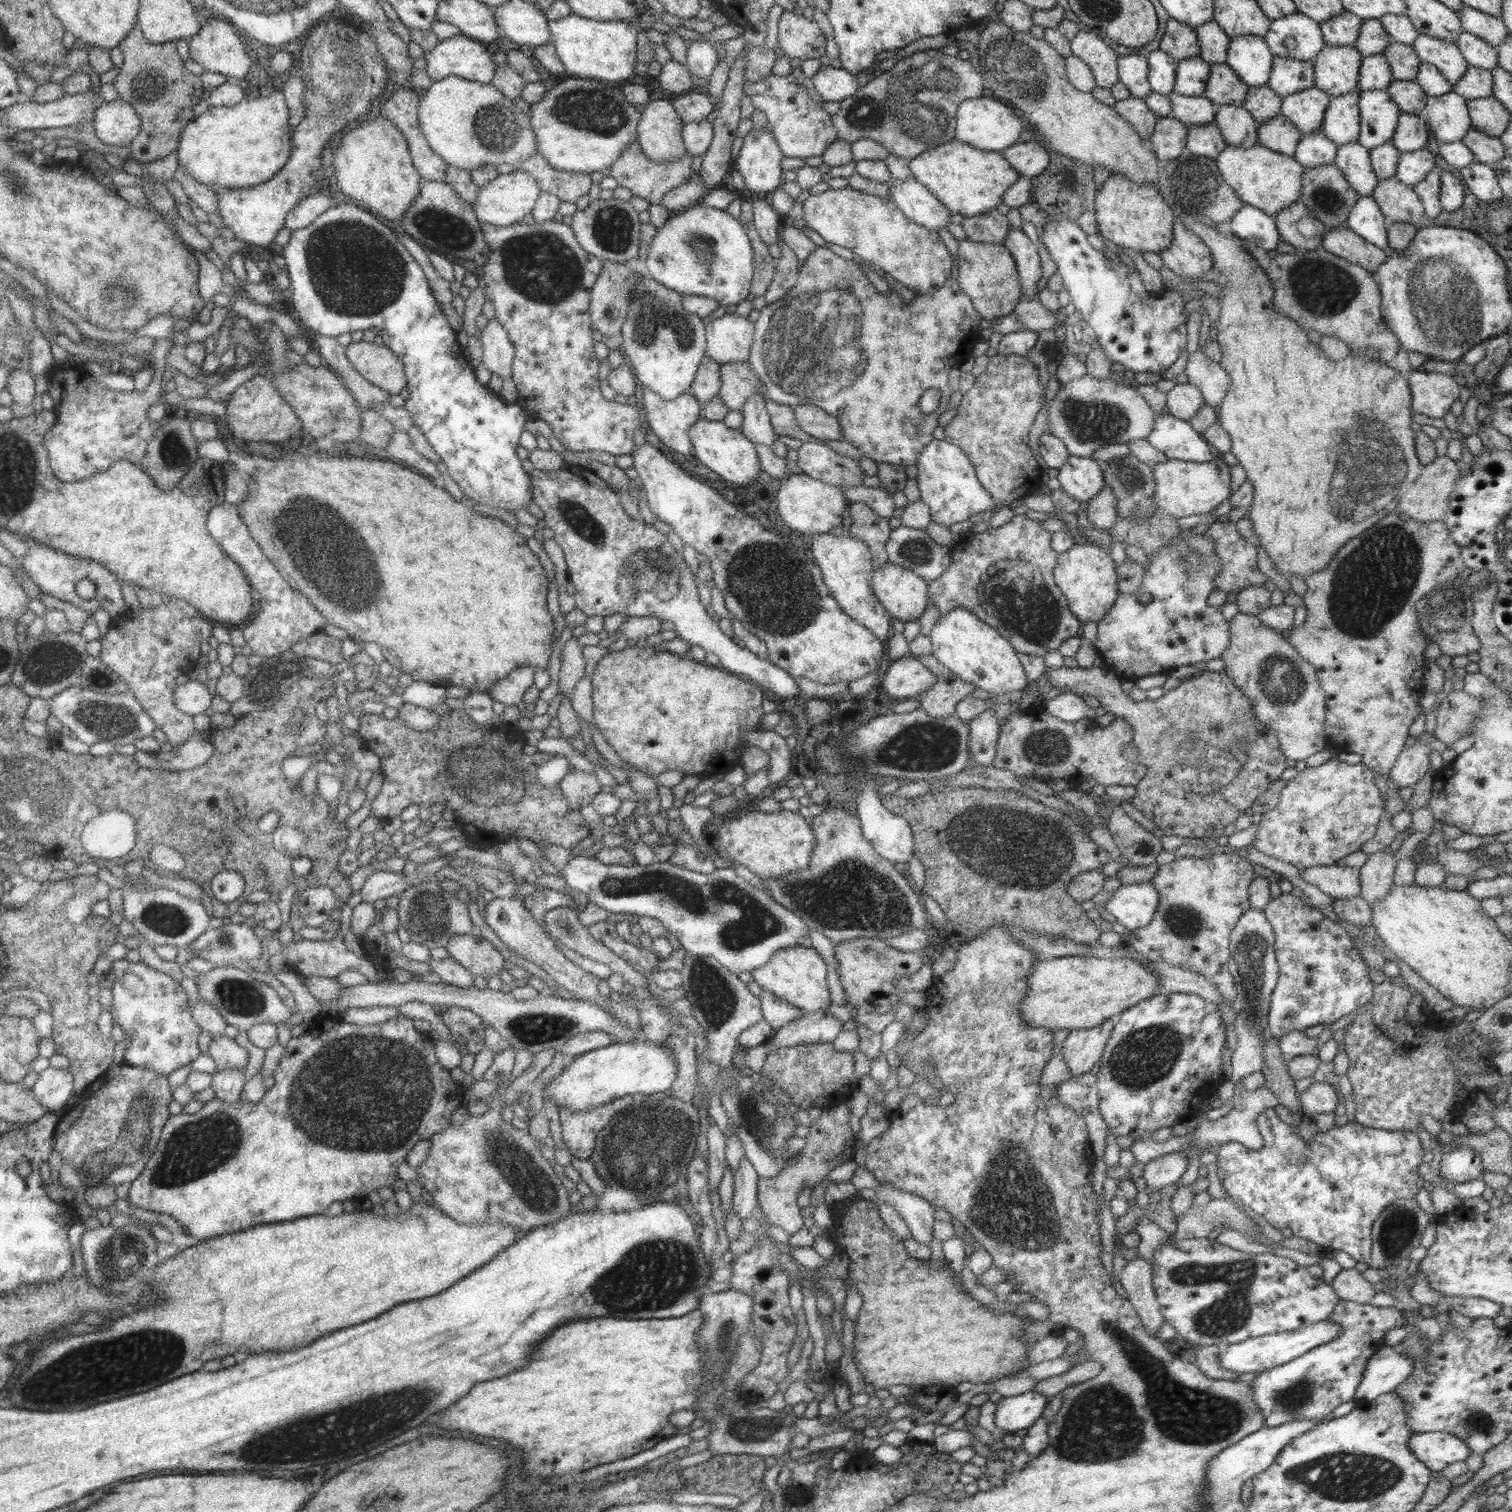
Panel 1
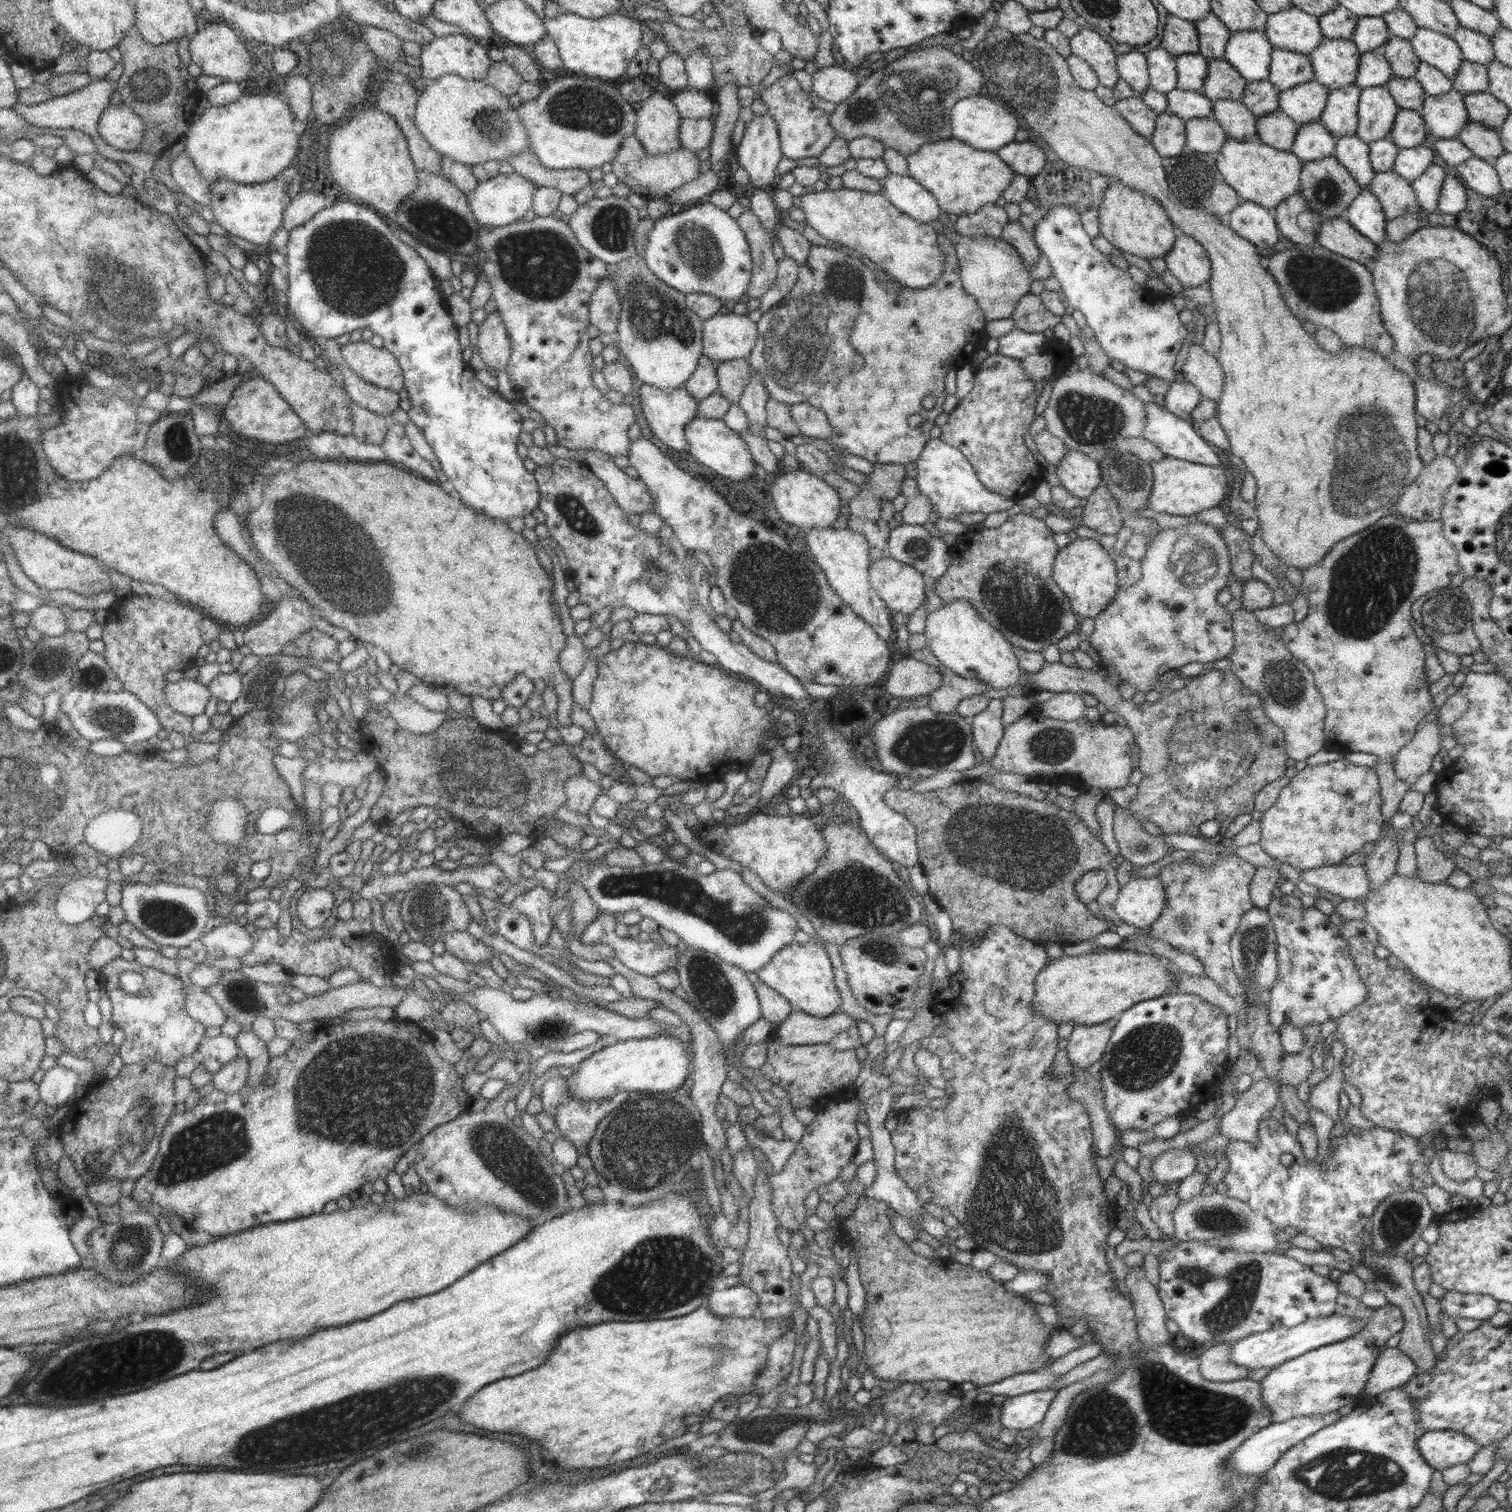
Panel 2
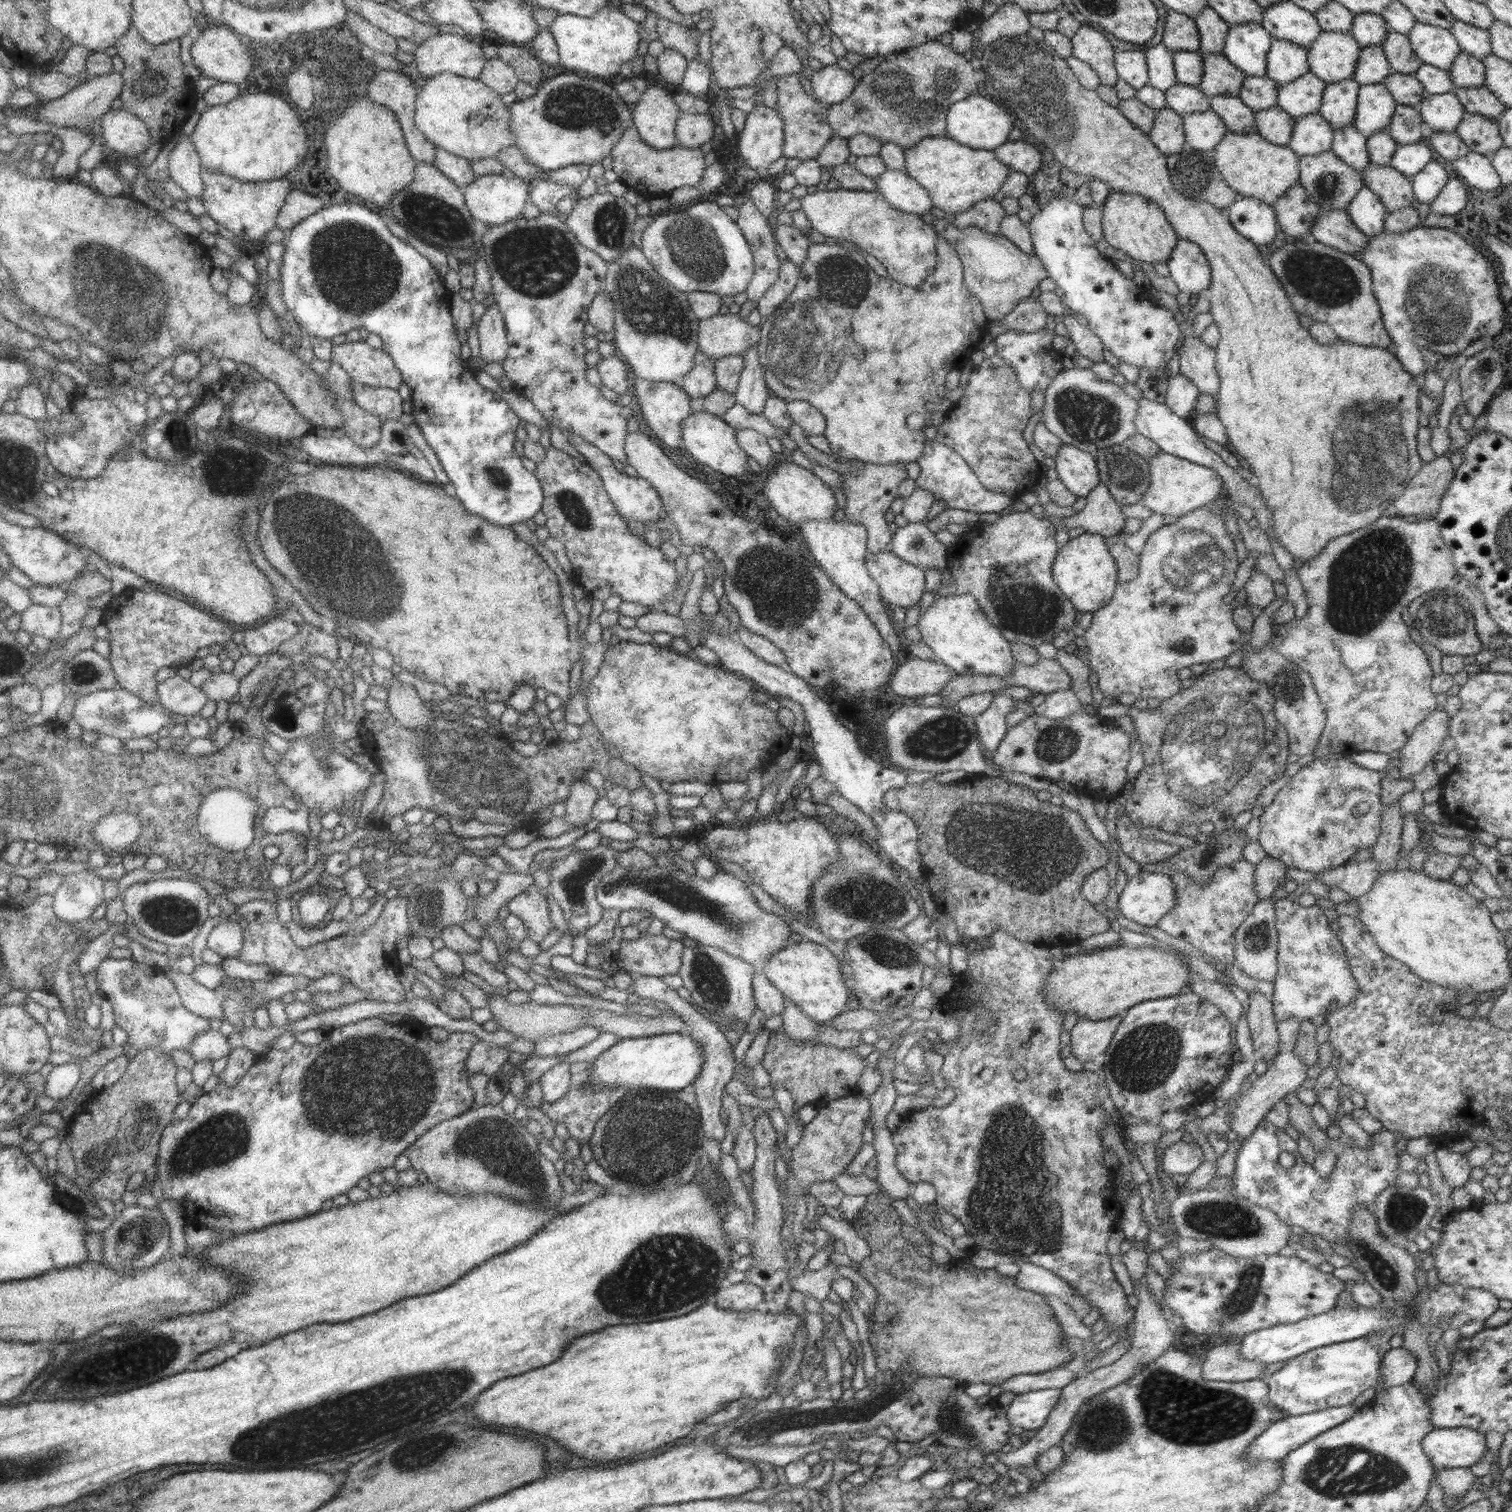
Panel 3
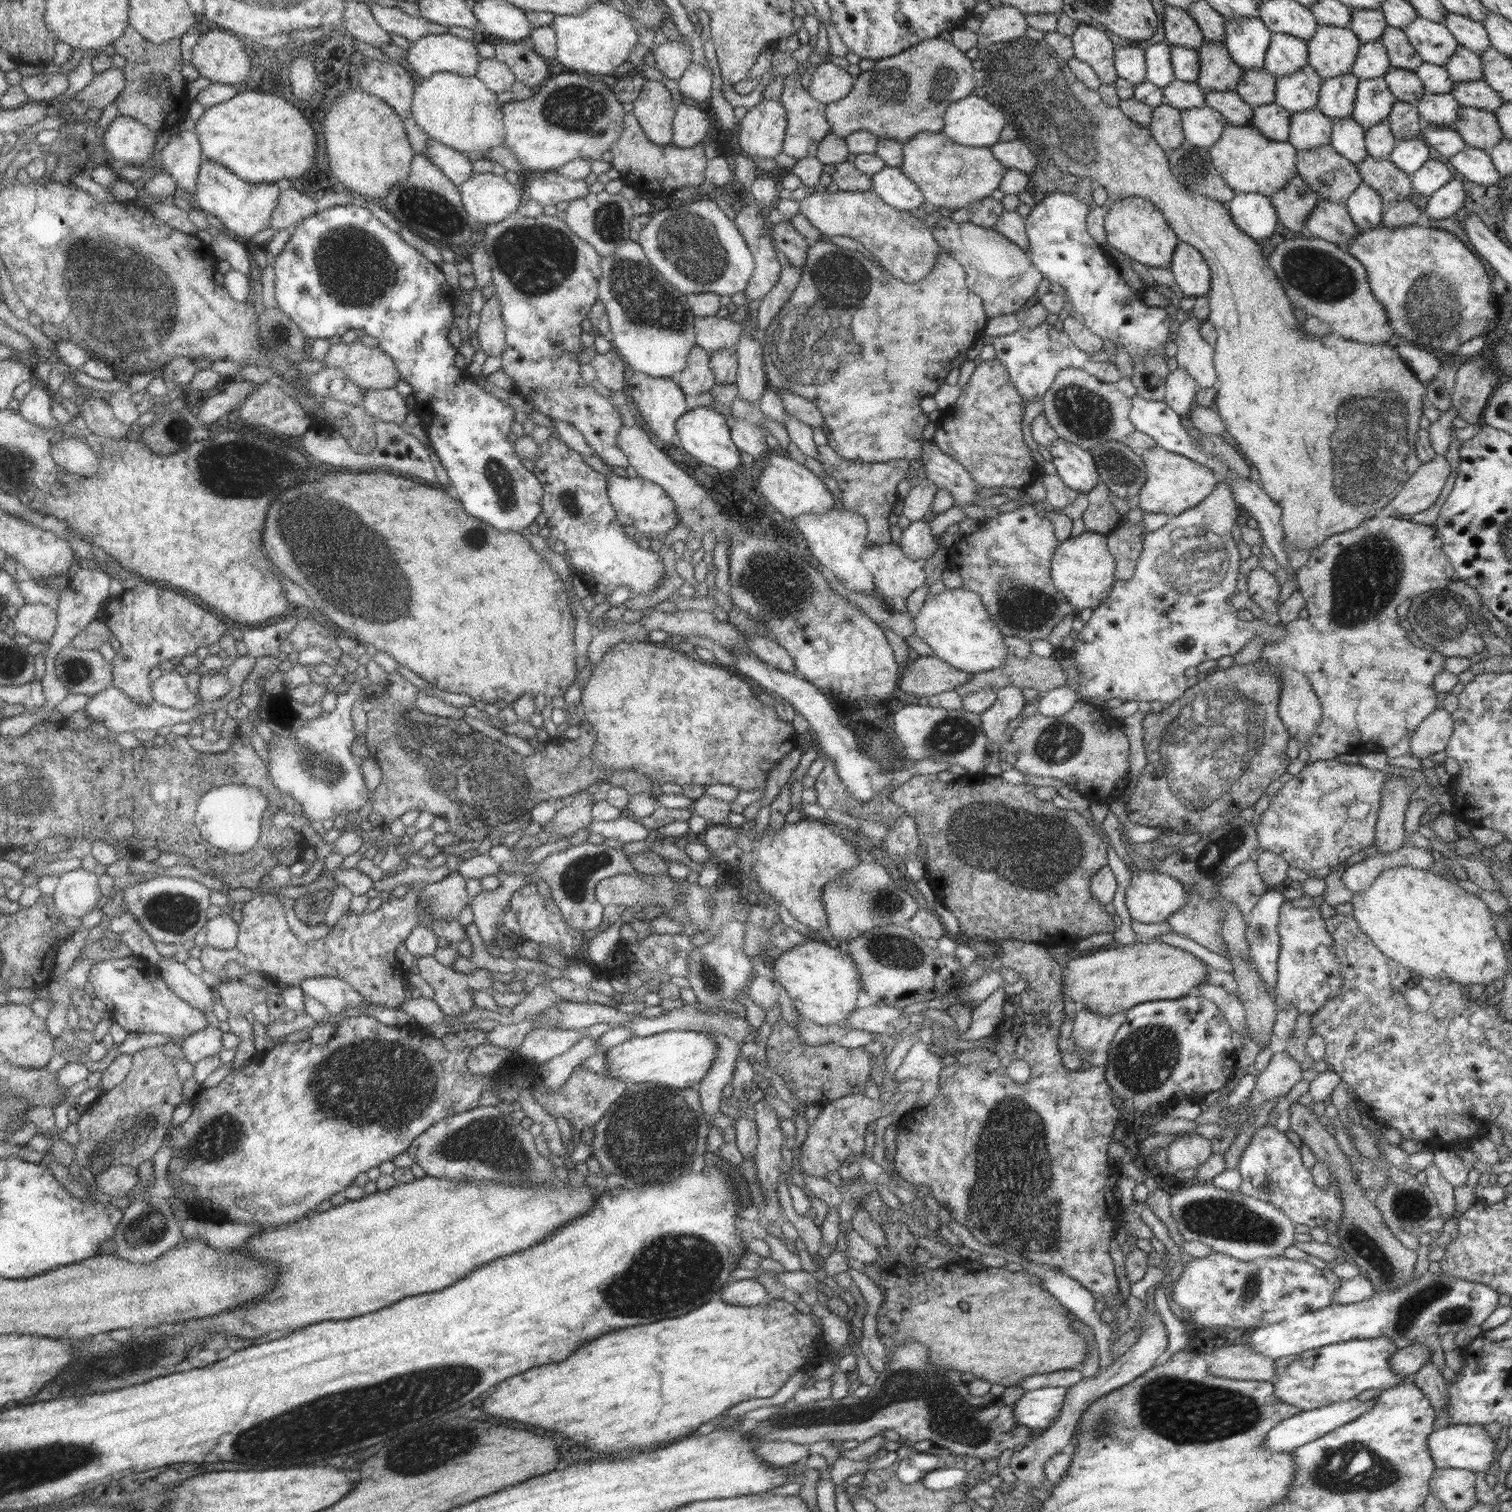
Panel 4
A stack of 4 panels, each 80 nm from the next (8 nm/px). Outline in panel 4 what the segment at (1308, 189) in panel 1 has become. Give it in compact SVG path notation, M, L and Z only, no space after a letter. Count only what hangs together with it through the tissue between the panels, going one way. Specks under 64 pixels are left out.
M1329 144L1312 148L1312 150L1299 150L1295 155L1296 174L1318 196L1318 200L1329 202L1345 202L1353 191L1362 183L1355 165L1349 163L1343 156L1337 154Z

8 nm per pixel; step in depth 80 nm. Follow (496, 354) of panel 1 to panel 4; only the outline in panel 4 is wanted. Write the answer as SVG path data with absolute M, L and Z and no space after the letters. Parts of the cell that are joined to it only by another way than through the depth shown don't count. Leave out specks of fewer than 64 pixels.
M495 295L483 303L479 315L476 336L480 345L479 350L487 356L501 356L505 349L504 321L501 316L499 299Z

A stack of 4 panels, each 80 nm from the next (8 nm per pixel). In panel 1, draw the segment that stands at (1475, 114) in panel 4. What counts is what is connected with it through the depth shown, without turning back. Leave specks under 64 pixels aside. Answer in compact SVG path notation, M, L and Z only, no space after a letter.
M1470 127L1460 140L1474 156L1474 161L1492 165L1506 156L1504 146L1497 136L1487 136Z

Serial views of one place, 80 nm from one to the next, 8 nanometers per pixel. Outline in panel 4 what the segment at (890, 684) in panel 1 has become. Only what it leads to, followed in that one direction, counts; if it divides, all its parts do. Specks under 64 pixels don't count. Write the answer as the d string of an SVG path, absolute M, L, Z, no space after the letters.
M931 654L911 660L900 670L897 688L915 696L931 696L951 691L972 677Z

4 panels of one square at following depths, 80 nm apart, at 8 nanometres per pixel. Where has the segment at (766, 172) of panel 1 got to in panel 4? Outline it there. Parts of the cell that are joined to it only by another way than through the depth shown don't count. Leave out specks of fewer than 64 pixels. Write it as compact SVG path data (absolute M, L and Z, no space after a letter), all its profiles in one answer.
M761 100L746 110L739 123L739 151L751 161L774 159L782 152L786 129L786 114L777 101Z

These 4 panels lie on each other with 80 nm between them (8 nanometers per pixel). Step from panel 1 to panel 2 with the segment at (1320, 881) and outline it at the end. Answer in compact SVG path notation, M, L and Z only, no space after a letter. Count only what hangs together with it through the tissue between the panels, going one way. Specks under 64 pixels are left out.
M1333 864L1294 872L1303 882L1332 894L1333 899L1363 899L1368 893L1365 867Z

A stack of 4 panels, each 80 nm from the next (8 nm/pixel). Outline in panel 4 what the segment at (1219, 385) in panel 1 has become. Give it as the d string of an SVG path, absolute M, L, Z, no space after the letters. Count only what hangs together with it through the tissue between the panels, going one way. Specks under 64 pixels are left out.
M1193 316L1179 322L1179 328L1174 329L1177 346L1174 357L1177 368L1185 369L1199 388L1211 388L1218 383L1213 365L1214 346L1201 338L1198 324L1199 319Z

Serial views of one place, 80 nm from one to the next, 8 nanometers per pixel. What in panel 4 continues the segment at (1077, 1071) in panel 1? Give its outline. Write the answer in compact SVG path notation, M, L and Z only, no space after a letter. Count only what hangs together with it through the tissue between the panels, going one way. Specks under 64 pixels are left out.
M1080 1007L1072 1021L1074 1047L1080 1052L1104 1052L1108 1049L1119 1025L1124 1021L1124 1012L1111 1016L1099 1016Z

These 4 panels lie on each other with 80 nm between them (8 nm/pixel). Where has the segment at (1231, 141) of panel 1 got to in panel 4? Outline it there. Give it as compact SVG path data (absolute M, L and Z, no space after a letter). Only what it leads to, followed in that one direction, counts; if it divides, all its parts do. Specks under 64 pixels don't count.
M1236 91L1205 92L1205 102L1209 108L1219 112L1226 124L1245 126L1252 120L1252 106L1243 102Z

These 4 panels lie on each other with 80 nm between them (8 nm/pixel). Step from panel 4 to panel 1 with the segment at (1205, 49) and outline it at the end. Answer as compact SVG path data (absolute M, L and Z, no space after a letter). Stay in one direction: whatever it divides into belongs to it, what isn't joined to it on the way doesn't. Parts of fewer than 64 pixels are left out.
M1226 62L1211 64L1203 96L1217 106L1221 104L1242 106L1247 89L1248 86L1241 82Z

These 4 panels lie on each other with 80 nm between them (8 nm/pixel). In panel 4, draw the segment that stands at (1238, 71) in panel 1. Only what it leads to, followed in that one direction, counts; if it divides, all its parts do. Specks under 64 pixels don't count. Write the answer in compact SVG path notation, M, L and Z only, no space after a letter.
M1235 18L1225 21L1224 45L1230 59L1244 71L1262 68L1272 32L1259 18Z

